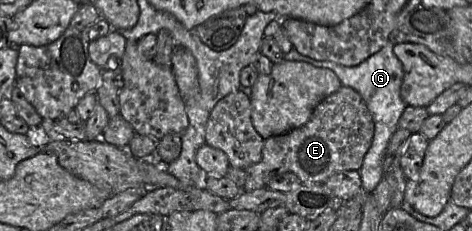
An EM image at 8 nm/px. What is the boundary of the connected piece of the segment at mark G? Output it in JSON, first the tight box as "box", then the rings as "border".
{"box":[285,43,407,194],"border":[[[388,43],[377,53],[370,56],[357,66],[346,67],[336,64],[331,61],[318,61],[308,56],[300,54],[297,50],[292,50],[285,54],[285,61],[300,61],[306,62],[318,68],[325,68],[333,71],[339,78],[343,87],[350,87],[357,91],[366,103],[373,121],[374,121],[374,136],[371,147],[367,151],[363,164],[359,170],[362,180],[362,193],[371,194],[378,183],[383,178],[383,160],[388,143],[398,129],[398,121],[407,107],[402,100],[400,91],[403,79],[403,66],[393,52],[394,45]]]}

